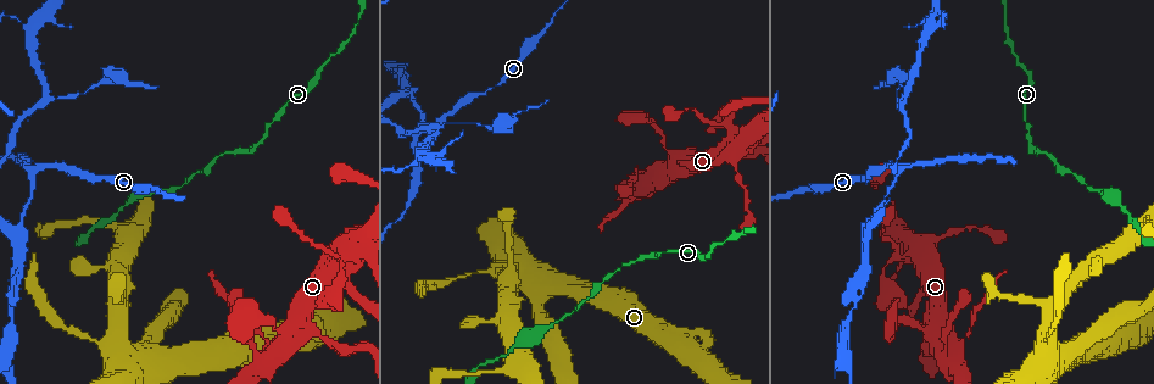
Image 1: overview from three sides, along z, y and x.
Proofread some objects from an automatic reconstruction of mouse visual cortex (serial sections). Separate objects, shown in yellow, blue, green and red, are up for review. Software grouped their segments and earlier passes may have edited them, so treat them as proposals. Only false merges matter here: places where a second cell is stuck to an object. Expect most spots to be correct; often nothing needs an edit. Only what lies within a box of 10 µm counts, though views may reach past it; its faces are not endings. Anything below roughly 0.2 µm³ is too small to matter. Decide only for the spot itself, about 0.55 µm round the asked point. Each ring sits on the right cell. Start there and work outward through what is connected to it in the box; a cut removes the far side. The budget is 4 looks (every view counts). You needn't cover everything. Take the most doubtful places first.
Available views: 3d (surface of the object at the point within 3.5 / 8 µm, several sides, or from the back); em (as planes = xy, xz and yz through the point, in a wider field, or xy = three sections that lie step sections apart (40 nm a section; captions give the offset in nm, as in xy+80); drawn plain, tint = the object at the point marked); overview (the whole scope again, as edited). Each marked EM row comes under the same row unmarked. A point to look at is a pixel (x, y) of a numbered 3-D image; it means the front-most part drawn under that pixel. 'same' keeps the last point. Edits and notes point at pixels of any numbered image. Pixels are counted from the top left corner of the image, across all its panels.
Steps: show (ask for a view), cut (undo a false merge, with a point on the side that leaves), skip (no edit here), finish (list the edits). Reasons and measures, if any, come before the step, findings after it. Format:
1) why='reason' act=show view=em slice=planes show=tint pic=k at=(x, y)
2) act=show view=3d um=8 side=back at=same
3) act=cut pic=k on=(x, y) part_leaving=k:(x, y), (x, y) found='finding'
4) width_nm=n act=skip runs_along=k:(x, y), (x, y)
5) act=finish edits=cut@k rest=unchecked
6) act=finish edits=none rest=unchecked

why='sharp bend' act=show view=3d um=3.5 side=back pic=1 at=(898, 168)

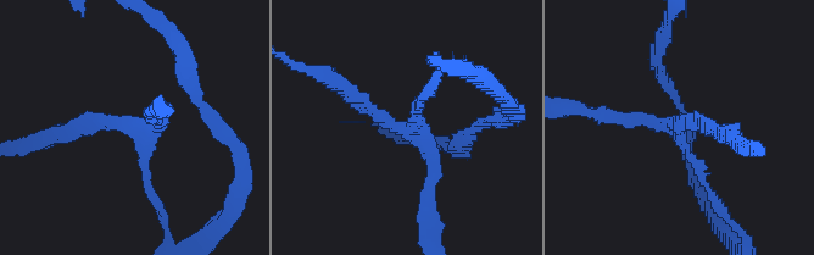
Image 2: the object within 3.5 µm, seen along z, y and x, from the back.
act=show view=em slice=xy step=5 show=tint pic=2 at=(409, 127)

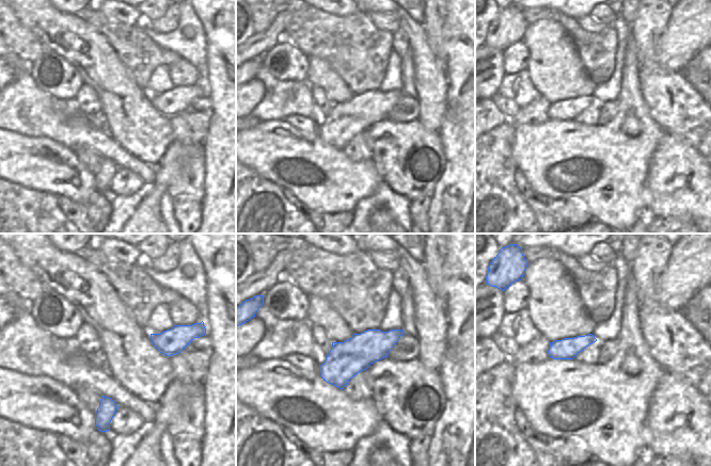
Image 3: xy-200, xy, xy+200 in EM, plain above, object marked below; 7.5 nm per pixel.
act=skip runs_along=2:(67, 133), (130, 126), (154, 200) found='one cell here'

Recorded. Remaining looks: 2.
why='three arms meet' act=show view=3d um=3.5 side=back pic=1 at=(411, 89)

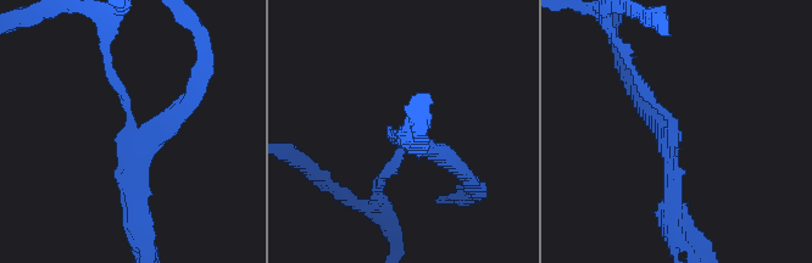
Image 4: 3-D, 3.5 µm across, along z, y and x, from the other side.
arms=3 arm_widths_nm=150,200,250 act=show view=em slice=xy step=1 show=tint pic=4 at=(133, 129)

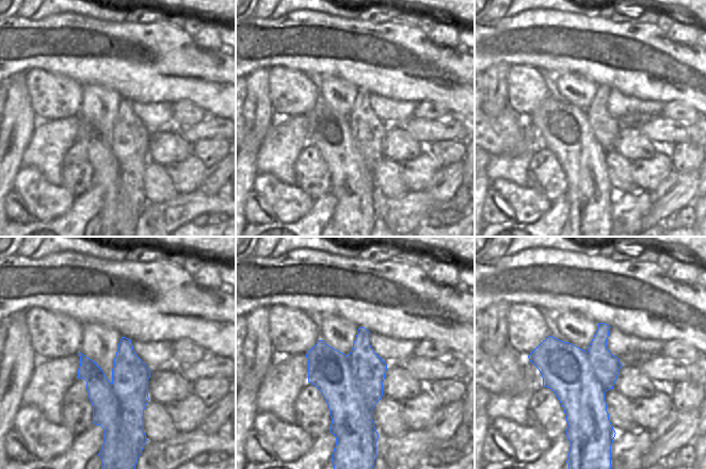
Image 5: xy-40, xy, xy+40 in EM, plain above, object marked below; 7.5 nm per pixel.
act=cut pic=4 on=(451, 155) part_leaving=4:(134, 144), (131, 211), (145, 252) found='a second cell is stuck on'

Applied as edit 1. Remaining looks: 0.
act=finish edits=cut@4 rest=unchecked

